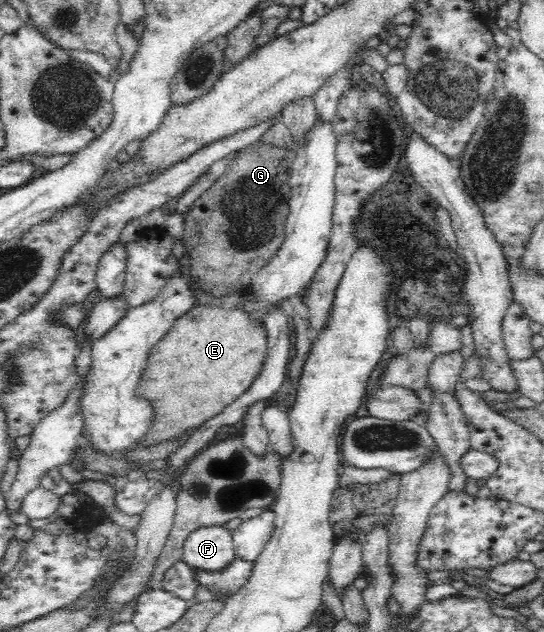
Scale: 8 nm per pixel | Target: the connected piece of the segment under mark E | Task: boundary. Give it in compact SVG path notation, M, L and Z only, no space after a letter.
M196 302L188 312L184 312L174 326L164 335L149 354L149 363L144 369L136 394L151 400L153 421L149 431L143 436L143 444L156 444L176 438L188 428L198 428L209 418L222 412L232 404L250 385L262 370L268 350L268 329L263 321L256 321L241 307L224 308L221 306L201 305Z

